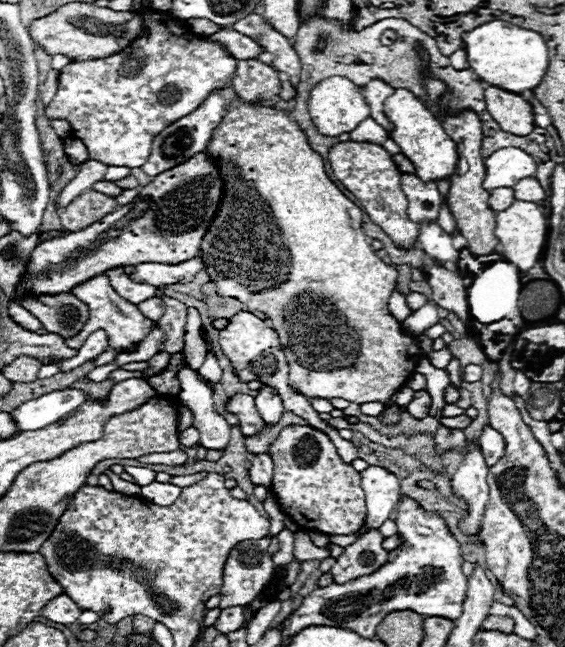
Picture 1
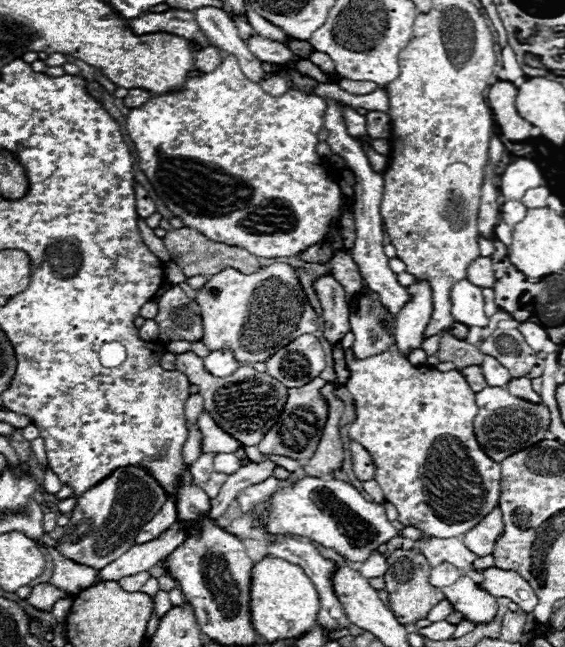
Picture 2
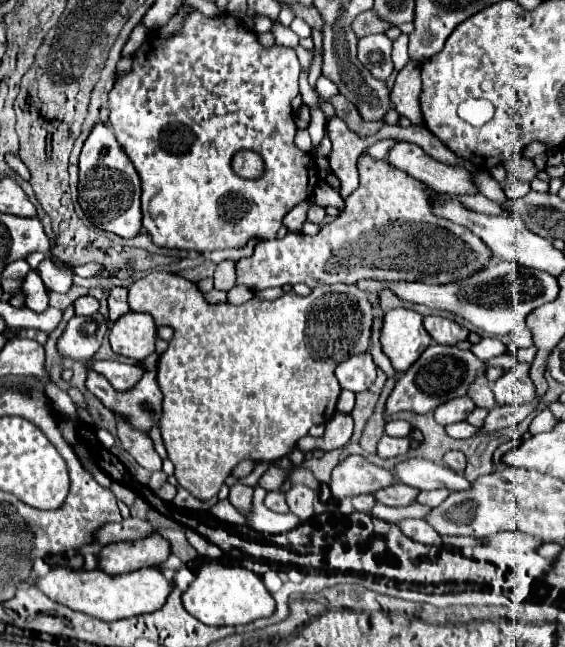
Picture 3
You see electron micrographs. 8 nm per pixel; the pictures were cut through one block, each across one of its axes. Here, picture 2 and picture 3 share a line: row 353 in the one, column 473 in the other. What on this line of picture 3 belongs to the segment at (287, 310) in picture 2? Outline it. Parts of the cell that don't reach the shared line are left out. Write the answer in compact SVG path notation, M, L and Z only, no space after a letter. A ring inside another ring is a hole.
M362 156L358 160L360 186L344 200L346 206L336 220L324 224L316 236L306 236L300 232L290 232L282 240L260 242L250 258L238 260L238 284L254 292L304 282L310 288L320 284L356 284L362 278L372 278L380 282L426 282L426 284L450 284L474 276L486 268L494 254L488 246L466 226L454 224L448 218L436 216L432 210L434 190L410 174L390 166L386 160L372 160Z

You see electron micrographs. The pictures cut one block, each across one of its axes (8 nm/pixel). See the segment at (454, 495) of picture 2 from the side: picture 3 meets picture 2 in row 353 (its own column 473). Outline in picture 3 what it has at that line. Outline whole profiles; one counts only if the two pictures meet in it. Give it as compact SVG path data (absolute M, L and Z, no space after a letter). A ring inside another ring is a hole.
M482 338L480 344L474 344L472 346L472 352L482 358L482 360L488 360L488 358L494 358L498 354L506 354L508 352L508 346L504 342L500 342L498 338ZM484 376L478 378L478 382L474 382L474 386L470 386L468 396L476 402L476 406L480 408L496 408L496 400L494 394Z

